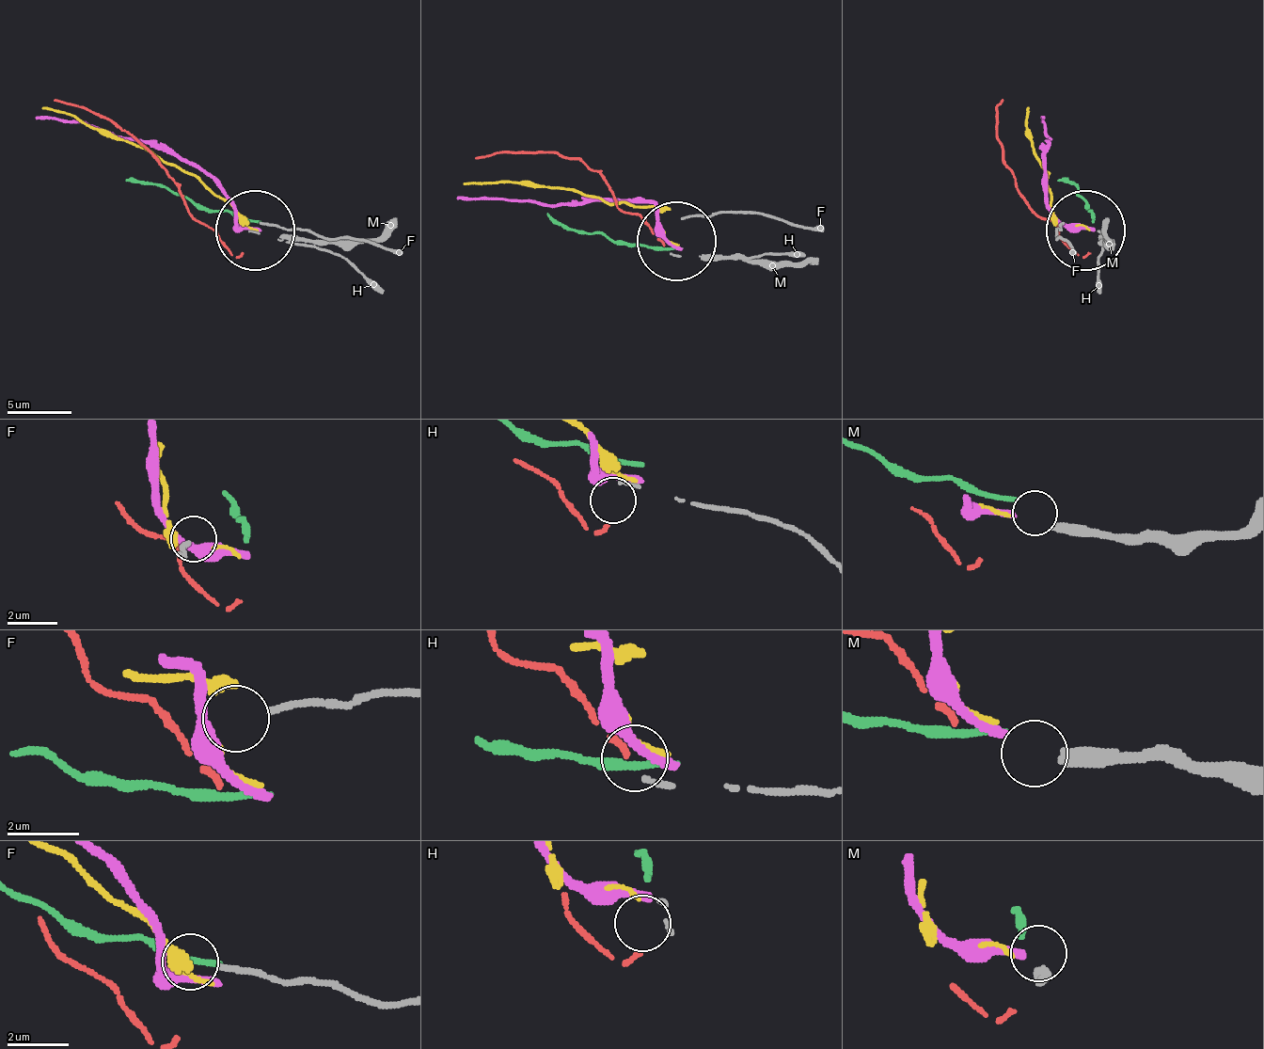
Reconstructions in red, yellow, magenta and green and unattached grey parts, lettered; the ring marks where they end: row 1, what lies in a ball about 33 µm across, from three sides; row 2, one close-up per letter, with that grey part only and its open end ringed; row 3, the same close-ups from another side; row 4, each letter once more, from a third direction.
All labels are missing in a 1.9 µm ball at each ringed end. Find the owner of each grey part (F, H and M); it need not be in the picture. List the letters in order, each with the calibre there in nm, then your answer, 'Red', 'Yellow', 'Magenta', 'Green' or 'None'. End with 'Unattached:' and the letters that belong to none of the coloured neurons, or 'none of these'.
F: Thickness 180 nm. None
H: Thickness 140 nm. Red
M: Thickness 400 nm. Magenta
Unattached: F

